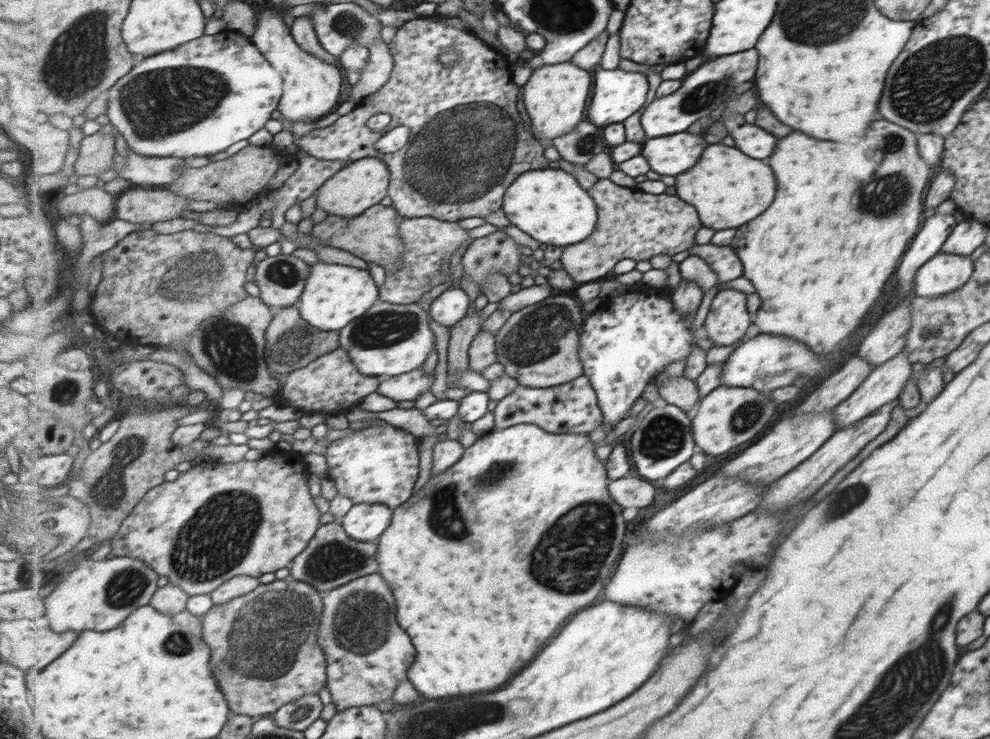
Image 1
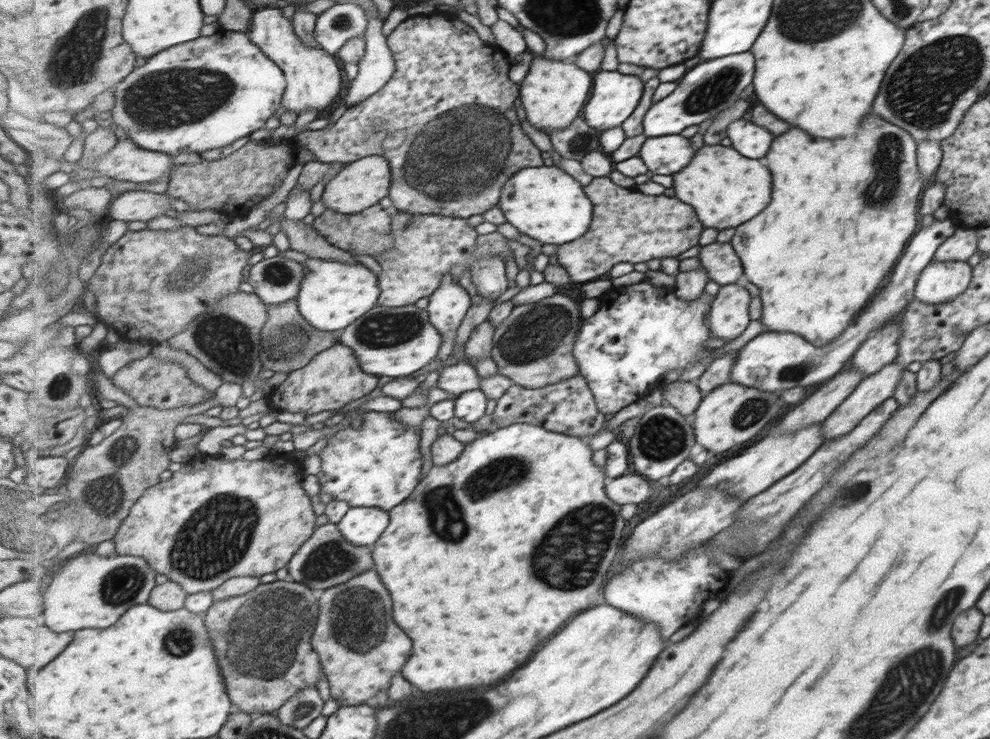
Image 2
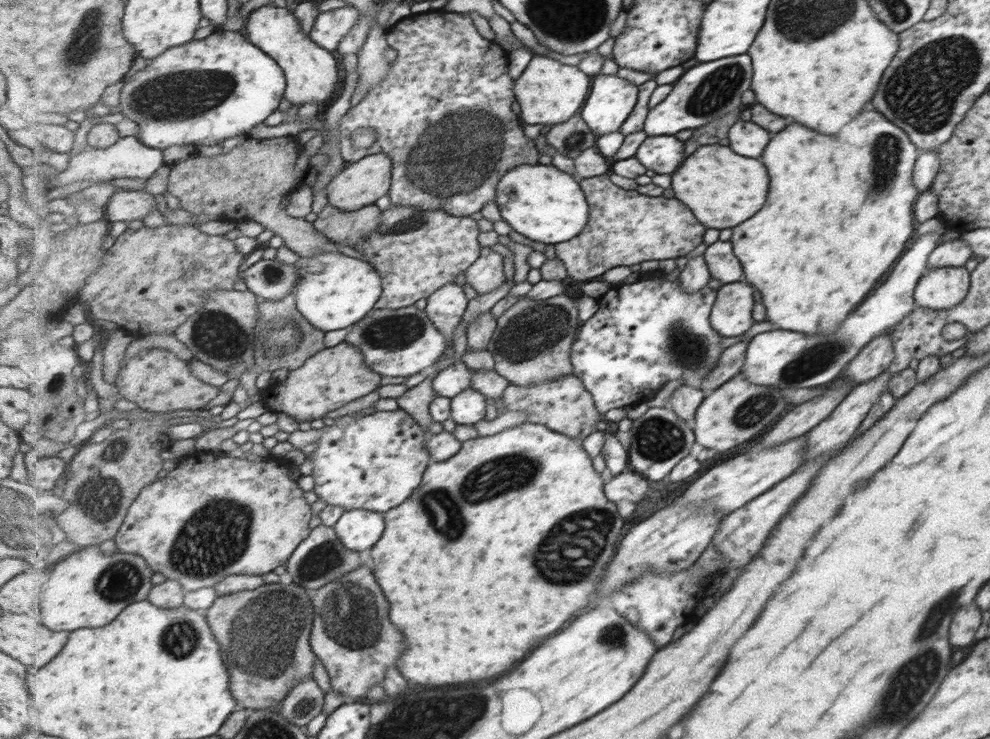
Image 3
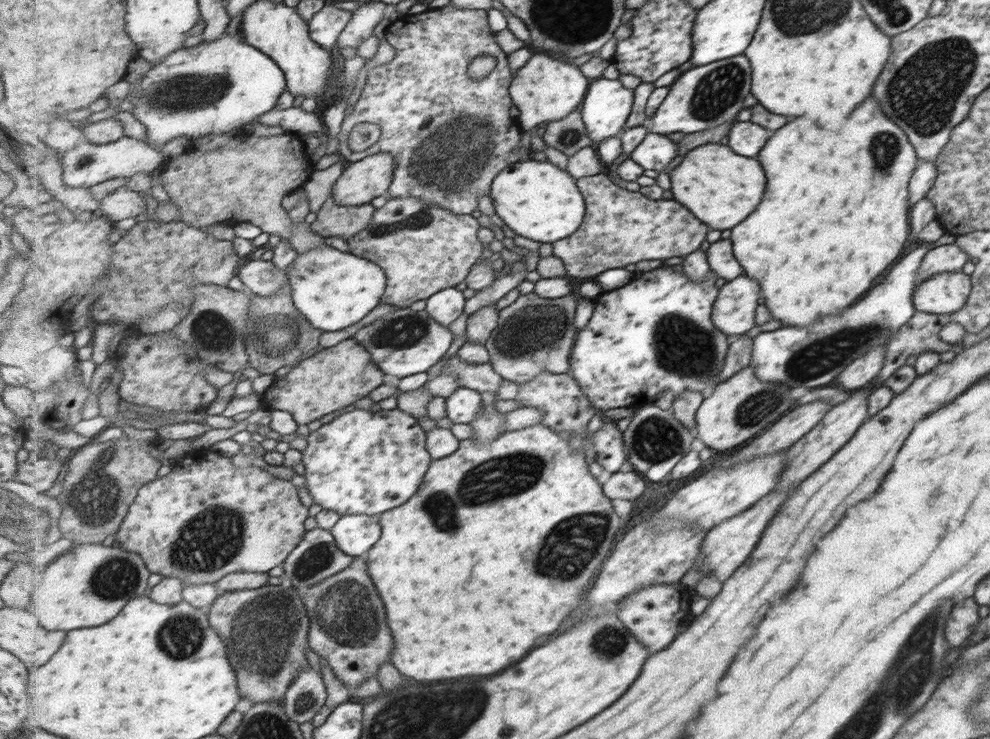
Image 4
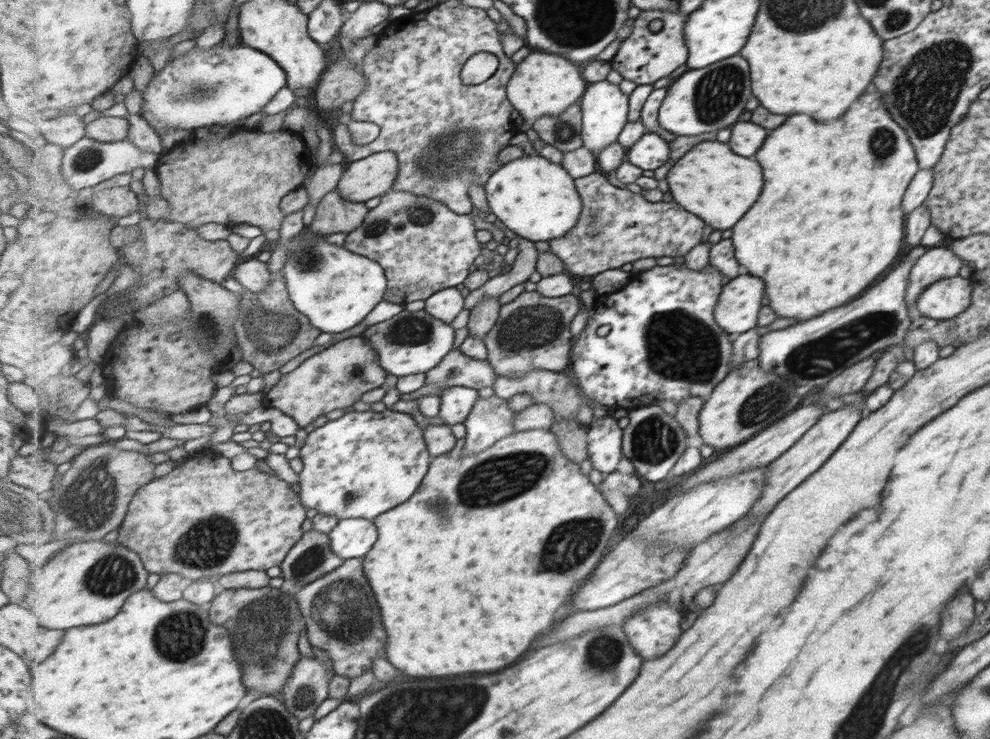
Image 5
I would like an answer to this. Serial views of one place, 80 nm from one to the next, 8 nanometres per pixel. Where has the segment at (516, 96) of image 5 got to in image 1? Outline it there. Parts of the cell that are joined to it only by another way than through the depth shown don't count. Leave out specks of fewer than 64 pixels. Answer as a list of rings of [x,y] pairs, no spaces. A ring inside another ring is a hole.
[[[572,61],[555,66],[545,65],[533,70],[523,86],[524,104],[530,117],[532,130],[539,140],[549,144],[578,128],[587,116],[587,104],[593,88],[592,72],[577,66]]]

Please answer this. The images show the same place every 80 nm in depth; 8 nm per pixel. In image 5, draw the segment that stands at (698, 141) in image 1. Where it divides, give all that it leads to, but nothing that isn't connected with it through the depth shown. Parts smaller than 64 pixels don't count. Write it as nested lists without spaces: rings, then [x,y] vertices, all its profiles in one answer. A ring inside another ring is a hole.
[[[648,132],[645,136],[642,136],[641,140],[627,151],[627,160],[643,170],[657,170],[671,156],[669,142],[663,140],[662,135],[655,132]]]

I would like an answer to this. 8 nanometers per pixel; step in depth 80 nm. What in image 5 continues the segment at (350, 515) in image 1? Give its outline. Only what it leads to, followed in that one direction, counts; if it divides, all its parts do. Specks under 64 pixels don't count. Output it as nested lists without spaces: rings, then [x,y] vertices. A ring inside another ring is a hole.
[[[347,518],[330,532],[335,554],[346,560],[365,557],[378,541],[378,524],[367,518]]]

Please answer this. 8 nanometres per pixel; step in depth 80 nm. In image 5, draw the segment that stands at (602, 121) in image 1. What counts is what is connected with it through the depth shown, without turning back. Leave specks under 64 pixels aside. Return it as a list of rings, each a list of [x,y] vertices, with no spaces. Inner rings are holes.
[[[602,80],[588,85],[581,106],[583,142],[589,150],[598,155],[619,140],[620,134],[629,122],[630,95],[623,94],[618,85],[611,85]]]

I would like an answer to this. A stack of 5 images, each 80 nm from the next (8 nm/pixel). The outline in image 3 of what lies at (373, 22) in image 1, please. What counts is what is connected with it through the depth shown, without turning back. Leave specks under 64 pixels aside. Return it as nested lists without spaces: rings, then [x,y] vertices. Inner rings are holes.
[[[352,5],[320,12],[313,25],[310,37],[325,50],[338,51],[343,38],[358,25],[359,10]]]

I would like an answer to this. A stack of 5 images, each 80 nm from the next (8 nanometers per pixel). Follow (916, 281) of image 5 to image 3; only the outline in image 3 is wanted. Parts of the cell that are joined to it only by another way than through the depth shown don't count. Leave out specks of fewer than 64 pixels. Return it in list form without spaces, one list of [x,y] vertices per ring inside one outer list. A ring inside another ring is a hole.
[[[966,239],[947,240],[939,244],[930,254],[928,268],[963,267],[965,262],[974,256]]]

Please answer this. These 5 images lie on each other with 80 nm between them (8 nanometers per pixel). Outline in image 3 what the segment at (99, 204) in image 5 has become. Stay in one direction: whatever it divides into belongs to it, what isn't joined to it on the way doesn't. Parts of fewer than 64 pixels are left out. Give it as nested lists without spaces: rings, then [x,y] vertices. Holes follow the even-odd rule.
[[[121,188],[106,204],[105,216],[112,222],[142,220],[151,210],[155,210],[155,198],[142,191],[129,191]]]

